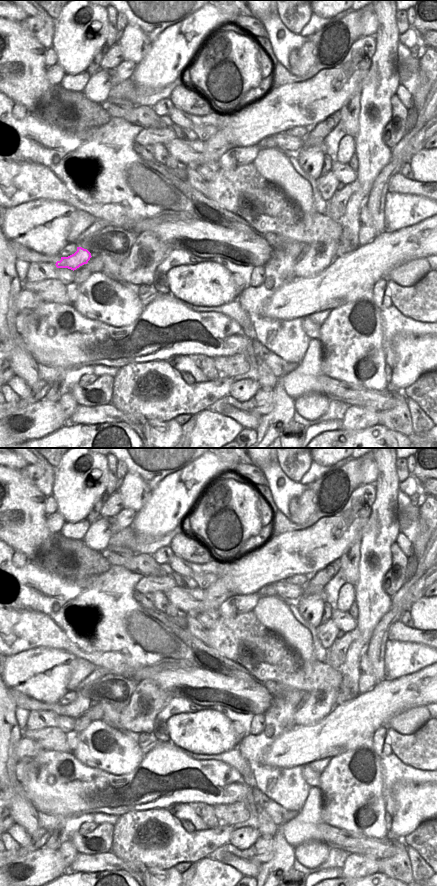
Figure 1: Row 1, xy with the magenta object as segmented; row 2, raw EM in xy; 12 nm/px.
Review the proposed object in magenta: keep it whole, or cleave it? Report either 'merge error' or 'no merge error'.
no merge error

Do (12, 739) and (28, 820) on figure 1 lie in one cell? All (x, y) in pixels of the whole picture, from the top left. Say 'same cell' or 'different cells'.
same cell

